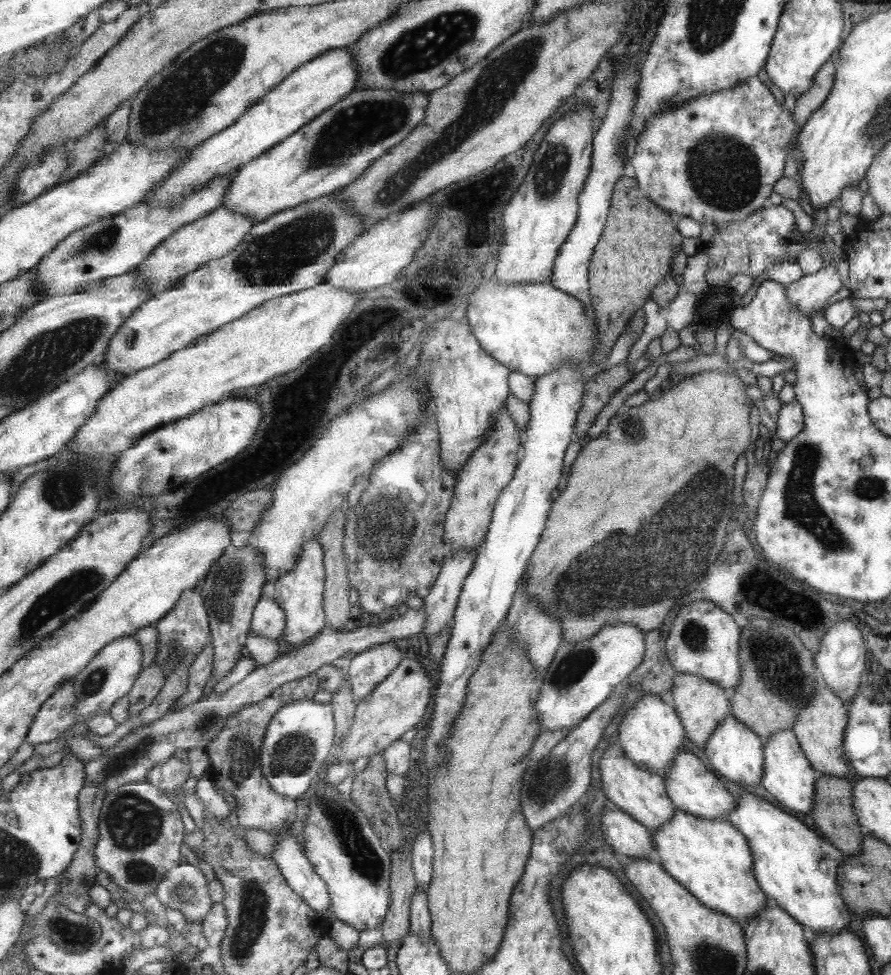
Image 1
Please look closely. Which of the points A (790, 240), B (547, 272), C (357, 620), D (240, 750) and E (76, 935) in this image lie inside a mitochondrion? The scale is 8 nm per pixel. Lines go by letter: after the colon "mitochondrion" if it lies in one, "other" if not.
A: other
B: other
C: other
D: mitochondrion
E: mitochondrion

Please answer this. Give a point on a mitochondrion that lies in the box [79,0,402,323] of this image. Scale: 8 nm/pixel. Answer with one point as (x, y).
(182, 94)

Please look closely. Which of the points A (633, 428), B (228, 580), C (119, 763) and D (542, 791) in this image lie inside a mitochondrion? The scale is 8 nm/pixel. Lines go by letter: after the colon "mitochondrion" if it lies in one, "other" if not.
A: mitochondrion
B: mitochondrion
C: mitochondrion
D: mitochondrion

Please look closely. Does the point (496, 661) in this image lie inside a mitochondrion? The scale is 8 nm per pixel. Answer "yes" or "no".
yes

